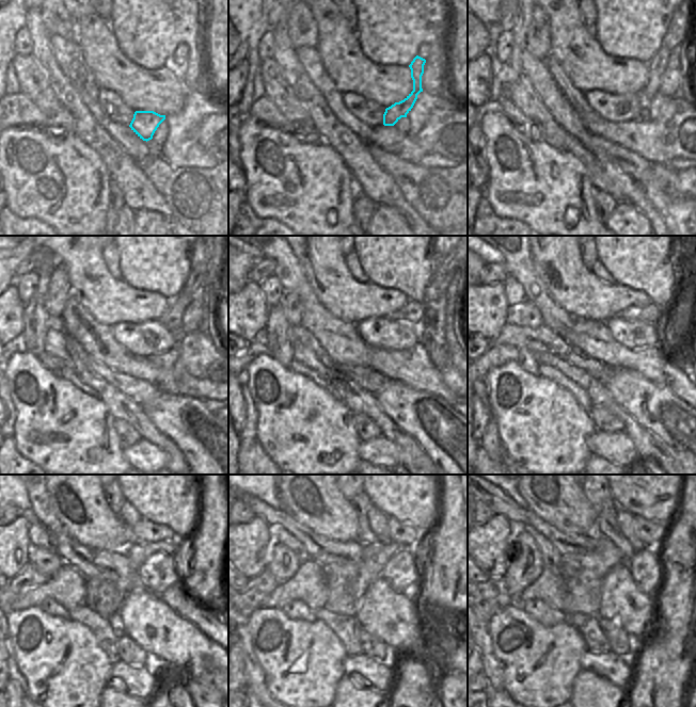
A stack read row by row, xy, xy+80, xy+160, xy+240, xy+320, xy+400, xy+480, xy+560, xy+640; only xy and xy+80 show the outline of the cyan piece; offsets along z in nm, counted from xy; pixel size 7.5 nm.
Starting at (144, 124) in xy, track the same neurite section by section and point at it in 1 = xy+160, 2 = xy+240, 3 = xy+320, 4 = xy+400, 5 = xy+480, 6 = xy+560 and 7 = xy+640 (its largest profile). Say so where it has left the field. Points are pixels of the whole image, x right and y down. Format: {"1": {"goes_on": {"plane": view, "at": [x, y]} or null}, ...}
{"1": {"goes_on": {"plane": "xy+160", "at": [655, 66]}}, "2": {"goes_on": {"plane": "xy+240", "at": [176, 305]}}, "3": {"goes_on": {"plane": "xy+320", "at": [413, 311]}}, "4": {"goes_on": {"plane": "xy+400", "at": [651, 312]}}, "5": {"goes_on": {"plane": "xy+480", "at": [137, 553]}}, "6": {"goes_on": {"plane": "xy+560", "at": [347, 581]}}, "7": {"goes_on": {"plane": "xy+640", "at": [582, 574]}}}

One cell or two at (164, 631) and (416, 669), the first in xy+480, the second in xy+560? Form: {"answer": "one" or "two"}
{"answer": "two"}

